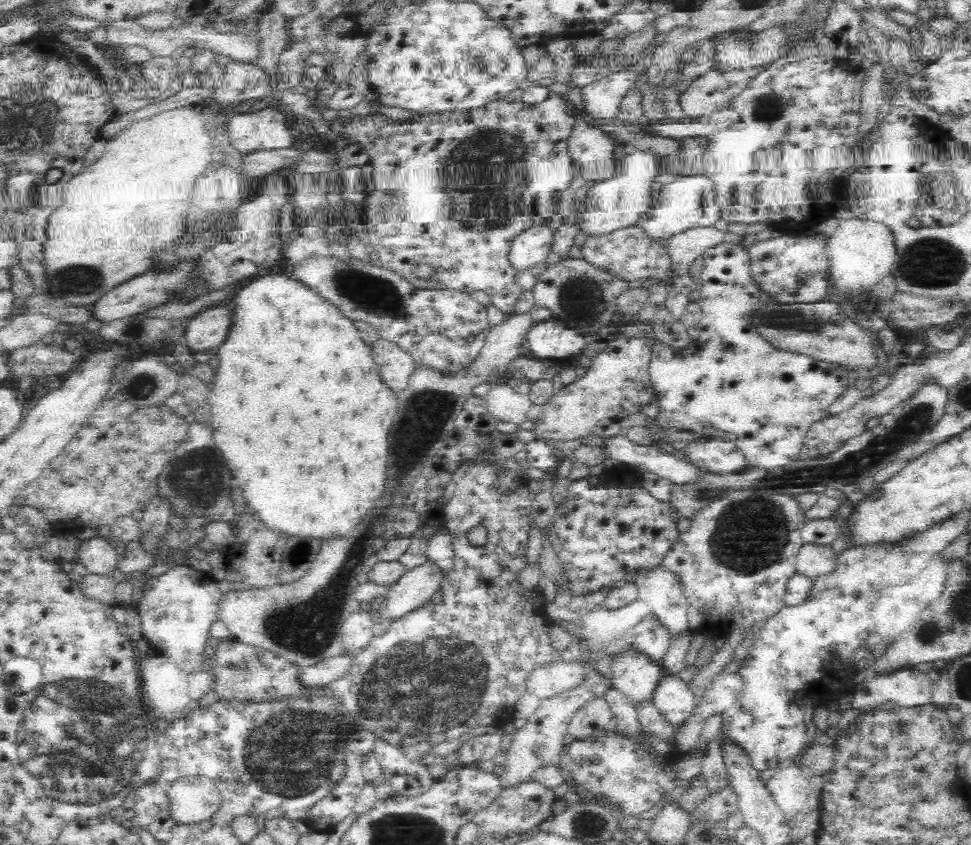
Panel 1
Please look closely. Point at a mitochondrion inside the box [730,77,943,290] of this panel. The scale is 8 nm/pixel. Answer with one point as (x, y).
(769, 109)

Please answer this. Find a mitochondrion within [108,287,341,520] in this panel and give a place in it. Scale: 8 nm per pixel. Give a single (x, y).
(191, 483)

